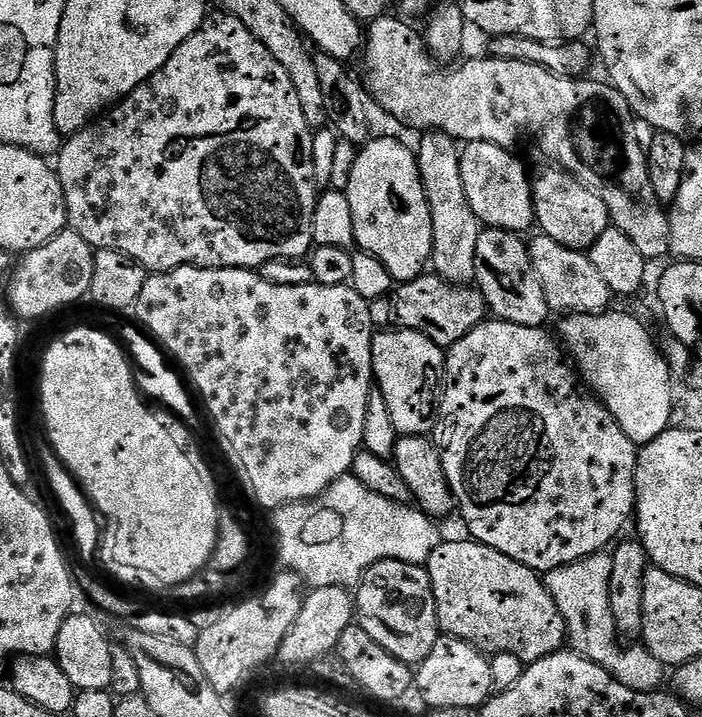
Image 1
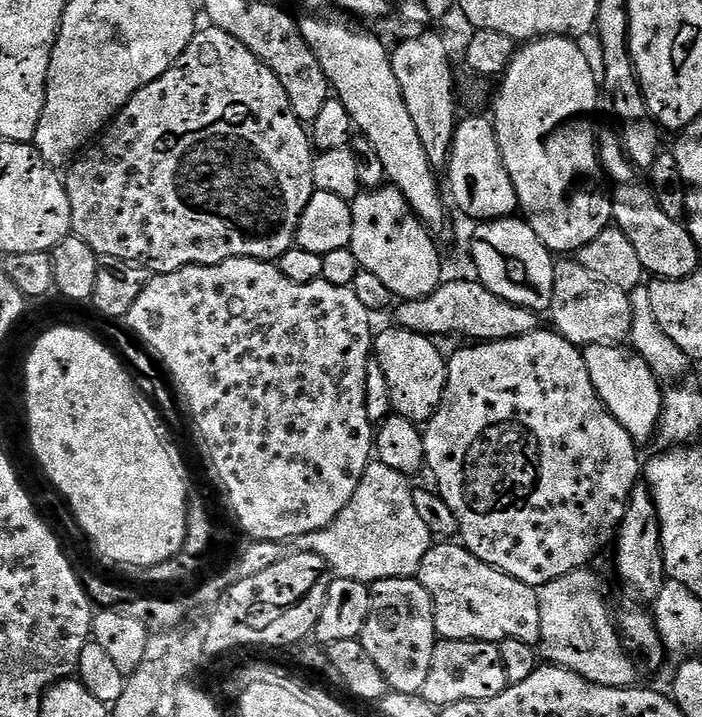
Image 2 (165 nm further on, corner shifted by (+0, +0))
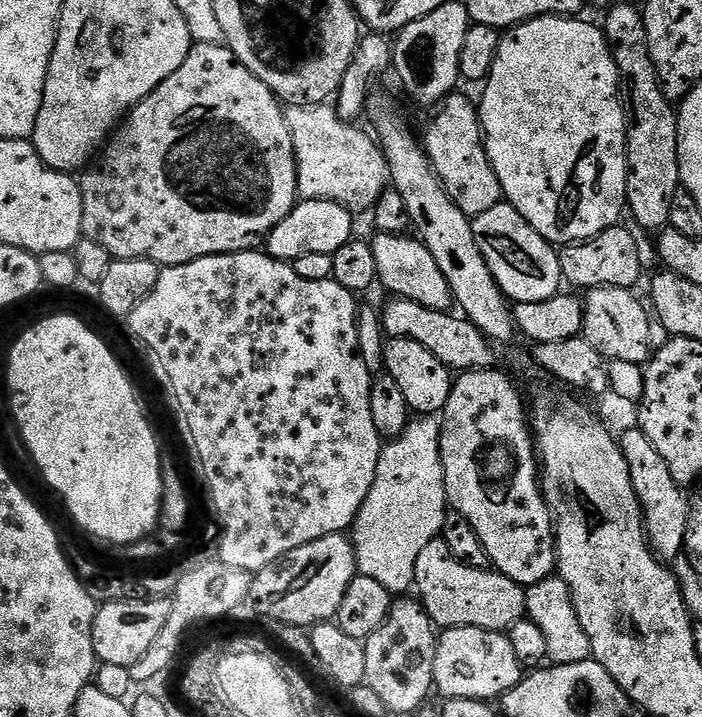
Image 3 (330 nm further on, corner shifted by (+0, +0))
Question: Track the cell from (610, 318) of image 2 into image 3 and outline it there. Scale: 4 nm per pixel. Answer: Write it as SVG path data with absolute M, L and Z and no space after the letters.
M593 288L583 297L584 330L583 338L611 362L634 362L647 365L650 359L649 320L642 310L640 296L626 288Z

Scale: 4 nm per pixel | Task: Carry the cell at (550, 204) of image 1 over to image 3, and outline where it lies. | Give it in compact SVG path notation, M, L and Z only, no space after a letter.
M539 16L507 29L500 37L498 54L494 54L494 66L488 79L483 81L484 93L478 99L484 149L500 183L503 199L512 204L514 210L518 210L518 214L522 214L522 218L526 218L526 222L530 222L530 226L534 226L534 230L538 230L538 234L542 234L542 238L554 246L579 244L582 240L602 234L602 230L617 227L621 223L620 215L625 215L628 203L628 117L624 101L620 99L620 75L603 31L597 25L595 28L580 19L571 16Z

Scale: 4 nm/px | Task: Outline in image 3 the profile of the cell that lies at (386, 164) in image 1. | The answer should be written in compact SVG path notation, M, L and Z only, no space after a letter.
M385 232L373 237L370 243L374 250L374 262L378 262L379 287L389 288L393 297L418 302L430 310L446 312L453 307L450 286L442 270L438 270L438 262L434 262L434 254L426 250L426 246L420 239L408 234L395 236Z

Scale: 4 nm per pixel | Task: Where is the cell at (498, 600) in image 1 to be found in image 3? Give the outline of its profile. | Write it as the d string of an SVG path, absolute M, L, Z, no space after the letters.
M442 538L434 539L422 554L418 554L415 591L432 623L441 629L458 626L485 628L491 632L504 632L514 622L525 619L525 585L506 578L502 573L487 568L468 568L454 554Z

